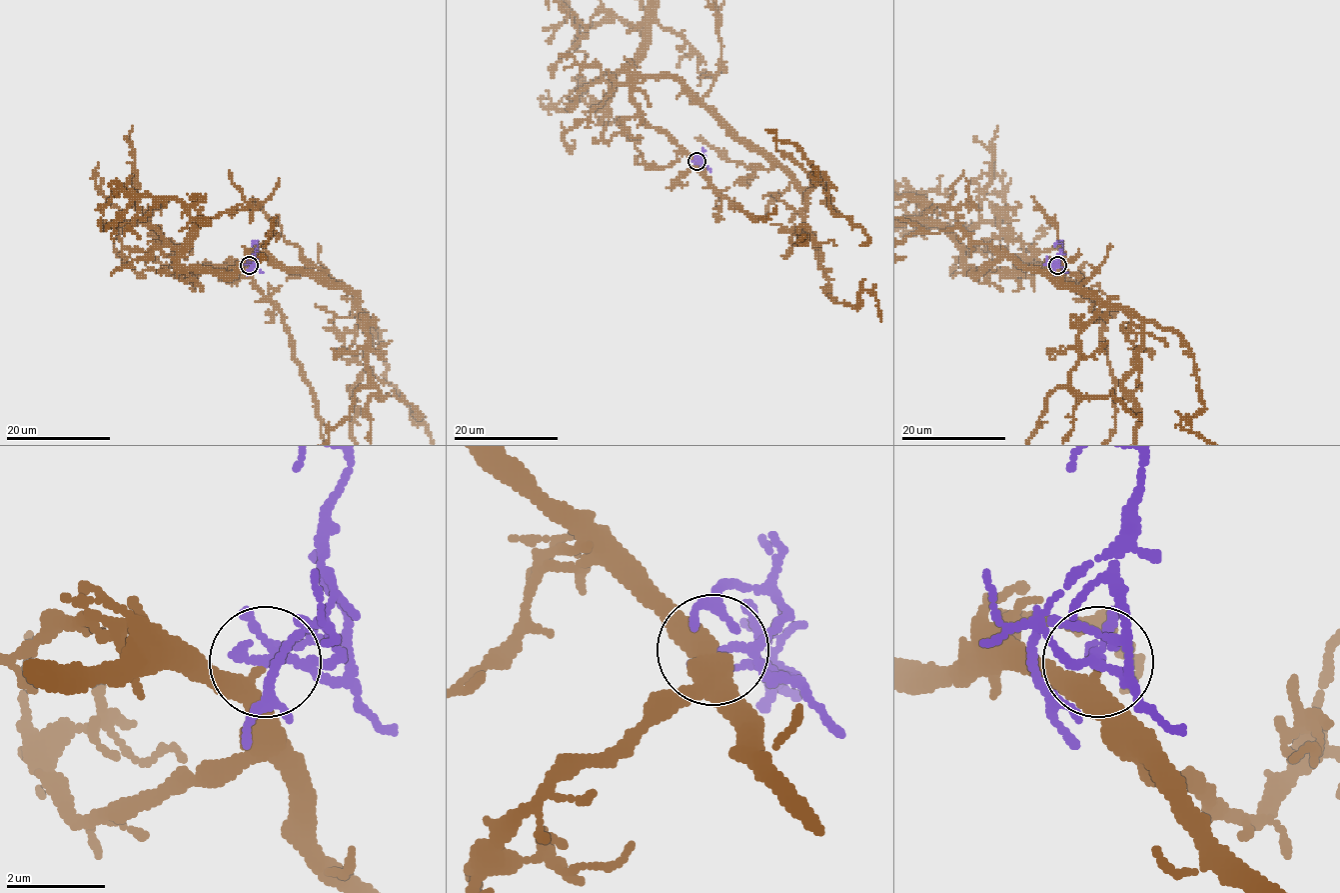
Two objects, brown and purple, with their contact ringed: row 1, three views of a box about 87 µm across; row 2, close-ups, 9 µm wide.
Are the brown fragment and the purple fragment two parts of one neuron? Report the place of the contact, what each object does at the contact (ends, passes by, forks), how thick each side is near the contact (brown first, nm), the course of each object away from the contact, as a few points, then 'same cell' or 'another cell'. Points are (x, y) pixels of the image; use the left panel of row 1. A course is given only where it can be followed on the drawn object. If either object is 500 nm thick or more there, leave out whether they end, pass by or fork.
place (249, 265); brown passes by; purple forks; calibres 320 and 150 nm; course purple (249, 265), (257, 261), (257, 244), (254, 242), (252, 245); same cell

